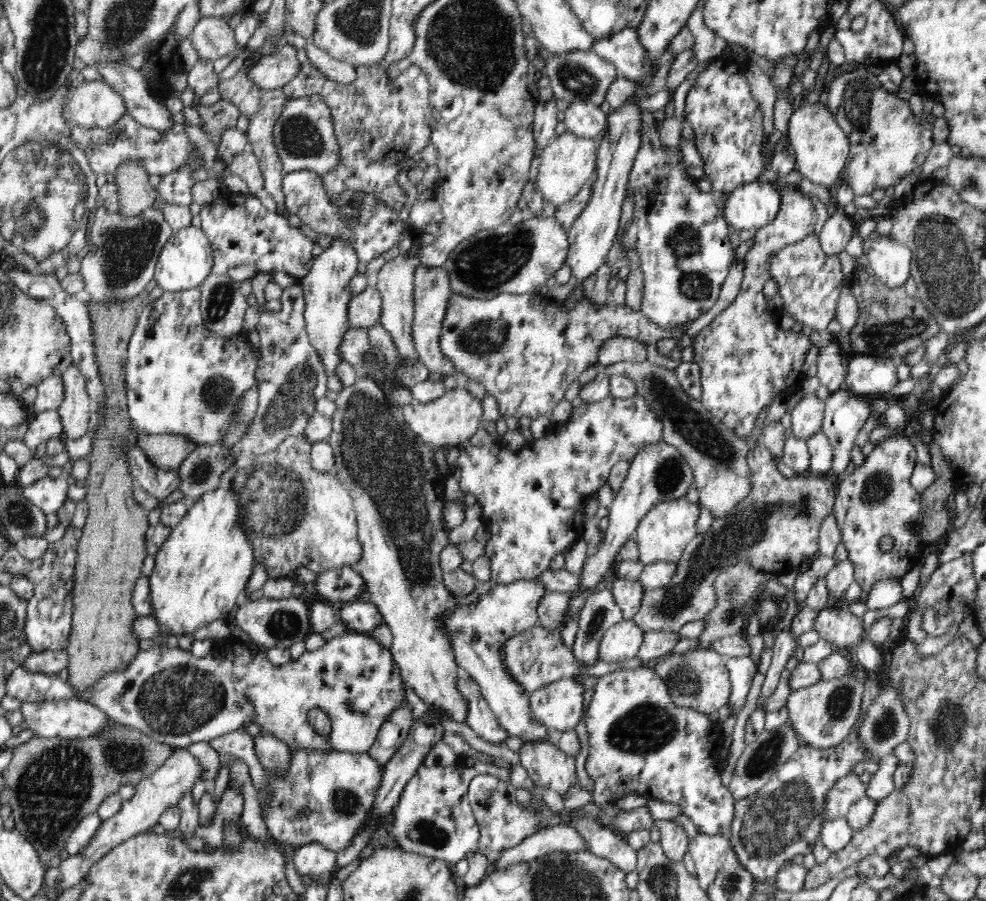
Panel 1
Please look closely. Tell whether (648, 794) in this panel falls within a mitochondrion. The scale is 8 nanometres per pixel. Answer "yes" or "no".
no

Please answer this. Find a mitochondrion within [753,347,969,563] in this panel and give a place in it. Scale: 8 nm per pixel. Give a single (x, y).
(879, 485)

